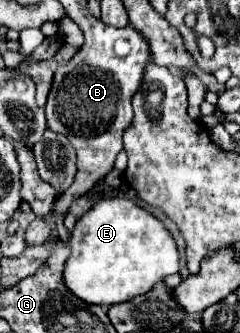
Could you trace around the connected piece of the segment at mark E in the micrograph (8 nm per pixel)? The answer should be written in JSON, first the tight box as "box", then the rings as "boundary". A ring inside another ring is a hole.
{"box":[65,197,179,307],"boundary":[[[125,197],[97,201],[83,217],[79,217],[75,229],[71,231],[69,245],[71,255],[65,265],[65,281],[67,287],[87,303],[99,303],[107,307],[123,303],[147,293],[149,289],[153,289],[155,283],[163,281],[167,275],[179,273],[179,251],[171,231],[153,213],[145,211],[135,201]]]}

